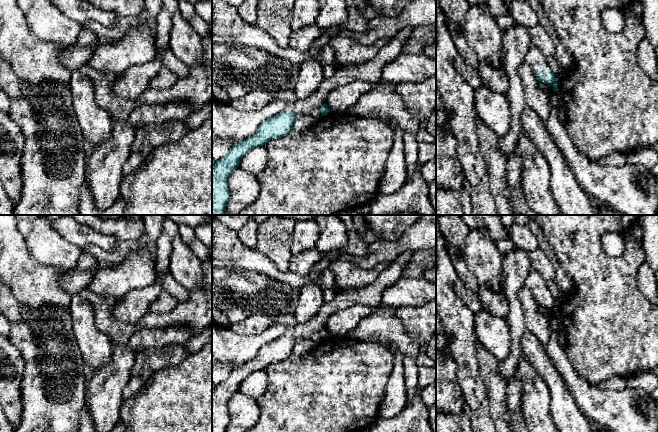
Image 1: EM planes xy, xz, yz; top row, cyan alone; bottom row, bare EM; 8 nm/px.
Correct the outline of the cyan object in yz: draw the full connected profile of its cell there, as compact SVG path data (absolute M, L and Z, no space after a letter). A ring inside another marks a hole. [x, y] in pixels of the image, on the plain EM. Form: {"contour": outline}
{"contour": "M534 268L530 269L525 281L525 286L532 292L532 295L536 299L536 303L541 307L552 310L555 317L558 311L558 305L551 295L545 279Z"}

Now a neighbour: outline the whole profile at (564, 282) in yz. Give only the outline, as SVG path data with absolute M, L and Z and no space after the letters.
M542 234L537 238L539 242L539 248L547 255L549 260L551 261L554 270L555 270L555 281L560 288L562 294L564 296L569 296L573 294L574 292L574 284L571 278L568 276L562 265L560 264L560 261L553 250L553 248L550 246L548 241L545 239L544 235Z

